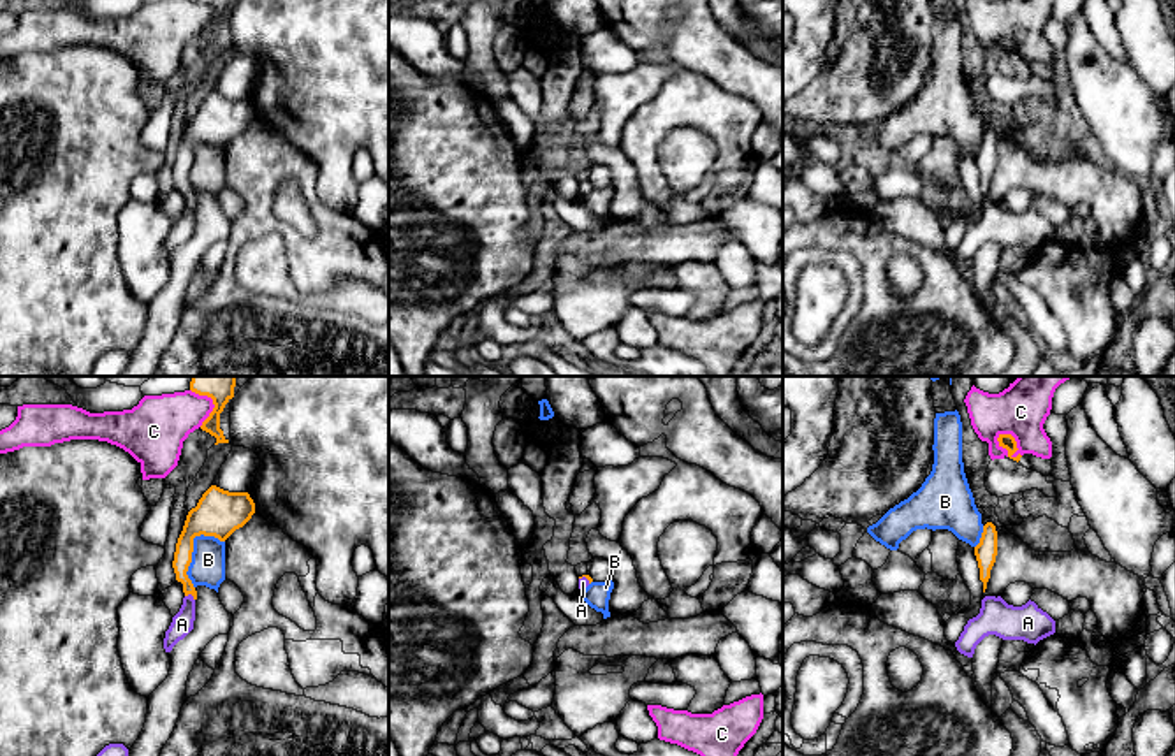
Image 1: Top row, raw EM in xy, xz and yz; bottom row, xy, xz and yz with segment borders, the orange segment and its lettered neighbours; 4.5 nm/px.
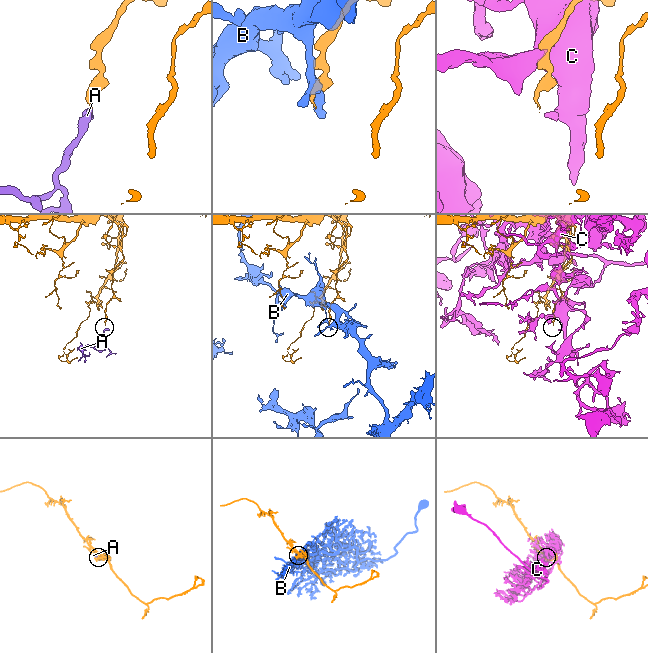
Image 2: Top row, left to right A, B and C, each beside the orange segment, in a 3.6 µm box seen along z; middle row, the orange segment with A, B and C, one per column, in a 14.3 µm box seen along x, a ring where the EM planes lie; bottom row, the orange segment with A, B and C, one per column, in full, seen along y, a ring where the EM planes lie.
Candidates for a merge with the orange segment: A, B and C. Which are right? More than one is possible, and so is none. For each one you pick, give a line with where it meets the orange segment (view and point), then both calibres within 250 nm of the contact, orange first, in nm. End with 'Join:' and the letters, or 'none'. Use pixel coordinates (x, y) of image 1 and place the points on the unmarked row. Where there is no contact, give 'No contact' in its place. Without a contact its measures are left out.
A: Touches orange at xy (190, 199). Thickness 80 nm (orange) against 100 nm
Join: A

